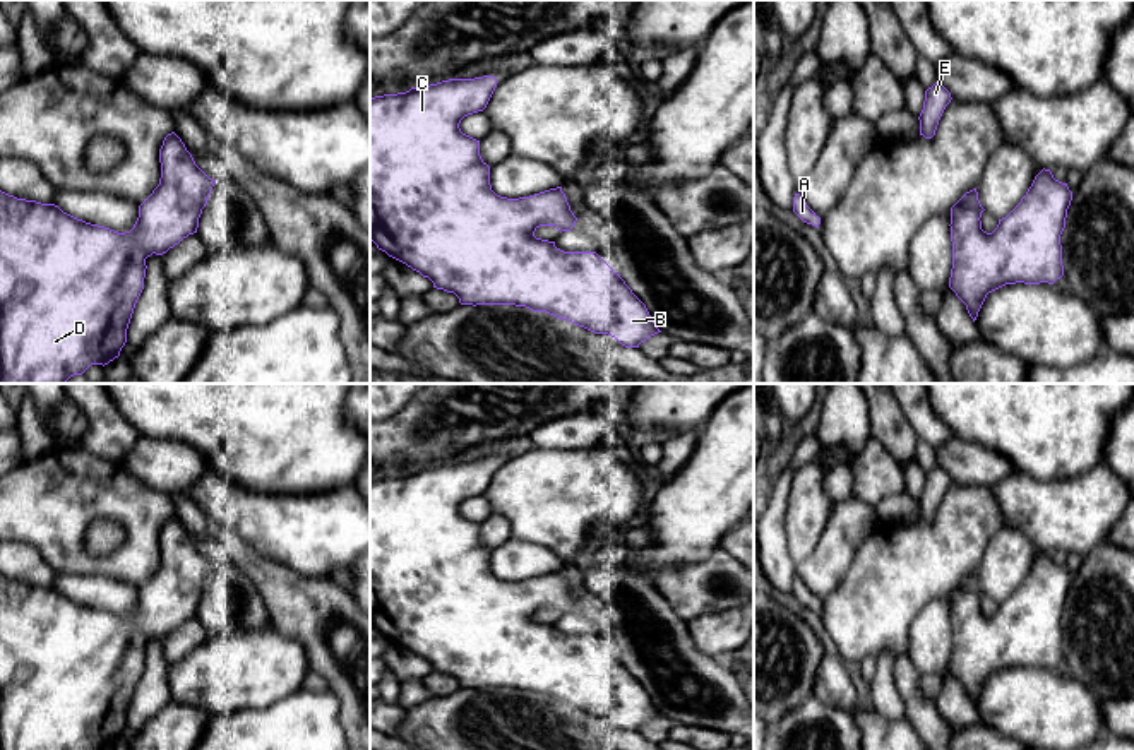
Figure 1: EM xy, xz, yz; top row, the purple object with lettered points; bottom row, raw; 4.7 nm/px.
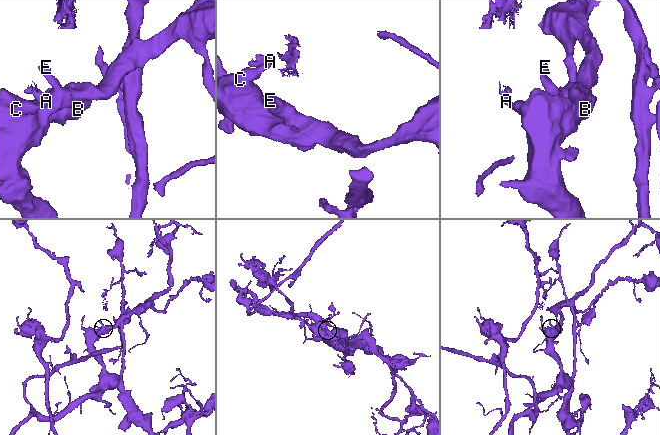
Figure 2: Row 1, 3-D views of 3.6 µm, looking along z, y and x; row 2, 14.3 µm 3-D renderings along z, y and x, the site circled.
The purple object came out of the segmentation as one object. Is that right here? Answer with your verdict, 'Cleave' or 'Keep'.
Keep

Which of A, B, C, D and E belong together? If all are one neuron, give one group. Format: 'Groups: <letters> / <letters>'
Groups: A B C D E

